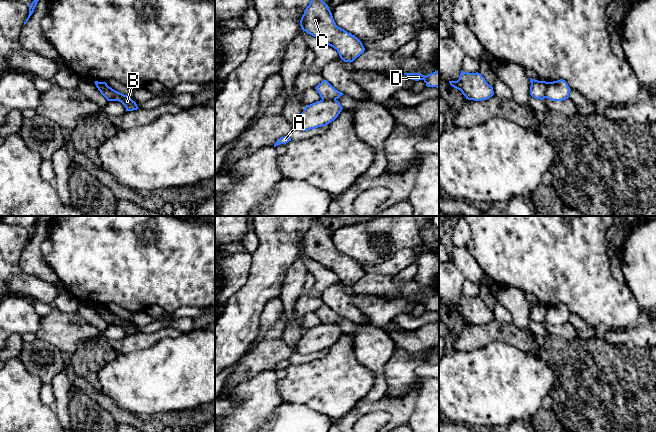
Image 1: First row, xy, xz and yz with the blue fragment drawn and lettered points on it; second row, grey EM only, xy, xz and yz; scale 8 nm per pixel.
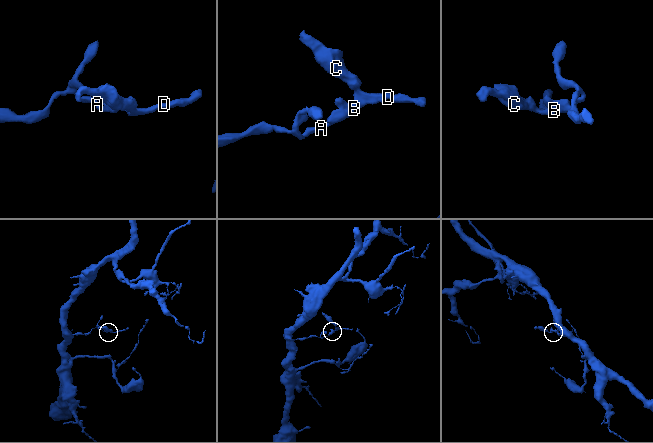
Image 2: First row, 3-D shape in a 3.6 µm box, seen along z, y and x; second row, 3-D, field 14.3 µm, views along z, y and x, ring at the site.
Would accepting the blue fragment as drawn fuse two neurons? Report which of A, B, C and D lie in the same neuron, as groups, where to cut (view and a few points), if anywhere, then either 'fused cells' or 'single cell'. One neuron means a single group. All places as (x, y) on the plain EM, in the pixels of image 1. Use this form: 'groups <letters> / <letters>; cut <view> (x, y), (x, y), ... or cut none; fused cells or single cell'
groups A / B C D; cut yz (547, 306), (544, 321); fused cells

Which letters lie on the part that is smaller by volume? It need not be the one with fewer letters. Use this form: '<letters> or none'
B, C, D

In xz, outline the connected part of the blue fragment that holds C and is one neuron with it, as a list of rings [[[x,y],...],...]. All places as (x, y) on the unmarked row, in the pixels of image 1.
[[[319,219],[312,221],[301,241],[300,250],[303,255],[336,273],[344,286],[353,286],[365,275],[357,261],[336,249],[328,229]]]

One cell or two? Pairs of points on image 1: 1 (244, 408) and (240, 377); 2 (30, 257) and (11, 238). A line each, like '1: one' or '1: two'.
1: two
2: two

